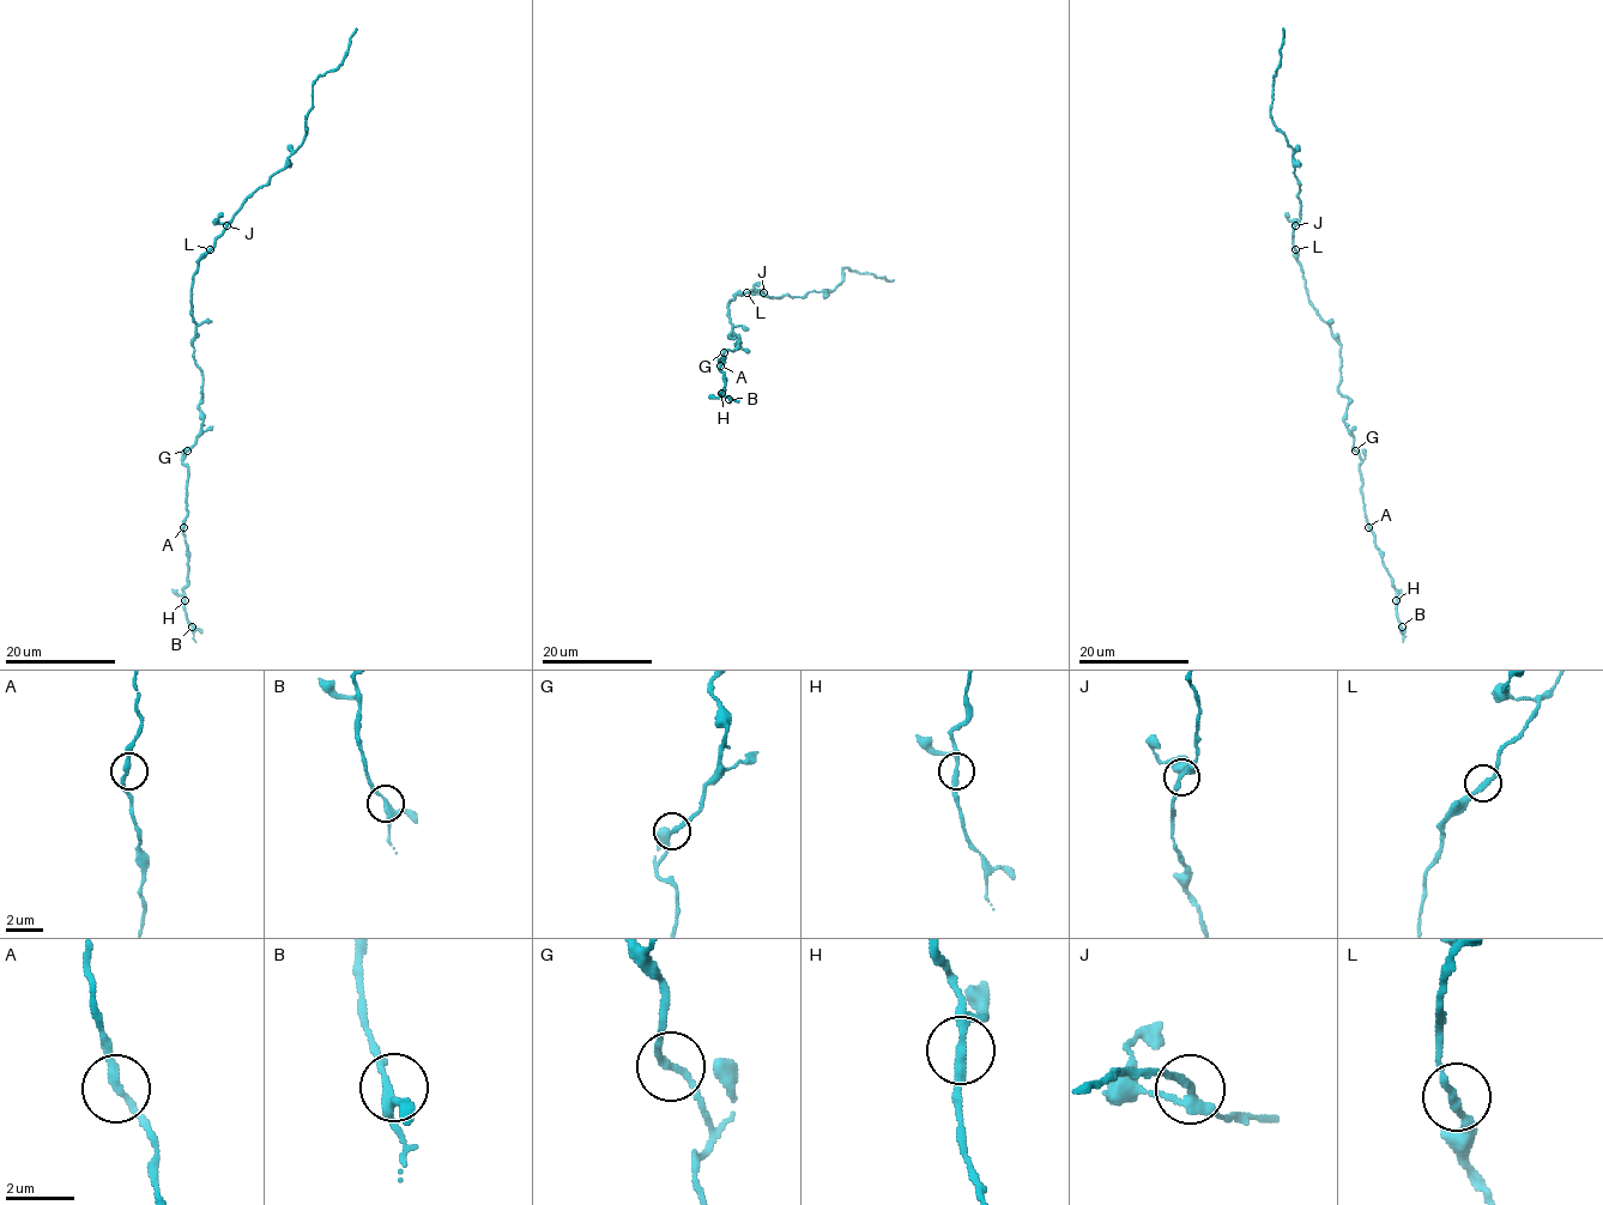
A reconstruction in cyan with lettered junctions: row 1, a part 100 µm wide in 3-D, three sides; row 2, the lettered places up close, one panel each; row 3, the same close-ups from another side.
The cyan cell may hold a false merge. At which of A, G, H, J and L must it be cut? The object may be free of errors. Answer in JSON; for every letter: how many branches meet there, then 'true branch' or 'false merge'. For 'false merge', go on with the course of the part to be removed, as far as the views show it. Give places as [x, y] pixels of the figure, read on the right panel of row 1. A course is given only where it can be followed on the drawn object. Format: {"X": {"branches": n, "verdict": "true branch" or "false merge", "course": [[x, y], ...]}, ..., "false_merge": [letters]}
{"A": {"branches": 2, "verdict": "true branch"}, "G": {"branches": 2, "verdict": "true branch"}, "H": {"branches": 3, "verdict": "true branch"}, "J": {"branches": 3, "verdict": "true branch"}, "L": {"branches": 2, "verdict": "true branch"}, "false_merge": []}

